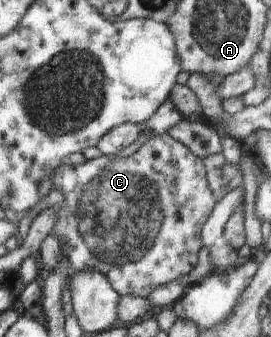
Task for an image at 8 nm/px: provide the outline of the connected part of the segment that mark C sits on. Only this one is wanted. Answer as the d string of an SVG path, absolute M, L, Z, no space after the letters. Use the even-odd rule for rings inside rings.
M162 134L161 136L152 136L148 138L145 144L142 144L138 150L132 156L128 158L122 158L119 156L100 155L95 160L86 160L83 164L71 165L68 161L60 164L58 175L55 176L60 189L64 189L64 202L59 204L58 214L56 214L56 224L52 228L52 236L56 238L62 245L64 253L69 258L69 269L71 272L80 272L84 268L94 268L101 274L106 276L106 279L112 288L120 294L135 295L141 298L148 298L154 290L158 290L160 286L166 286L170 282L176 282L180 280L180 276L186 276L192 271L196 264L198 253L203 247L201 242L201 231L206 223L208 217L212 213L214 206L217 204L214 194L210 191L208 186L208 180L206 179L206 170L203 164L203 160L198 158L196 154L192 154L185 146L185 142L180 143L178 140L174 140L172 136L168 134Z

